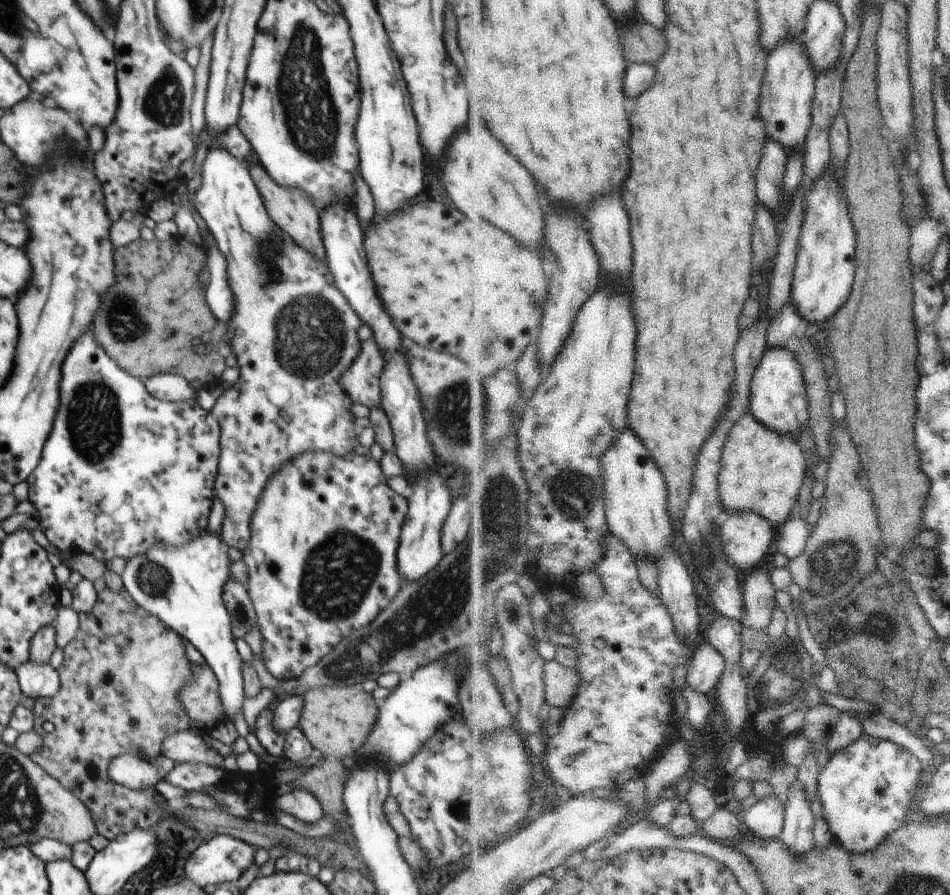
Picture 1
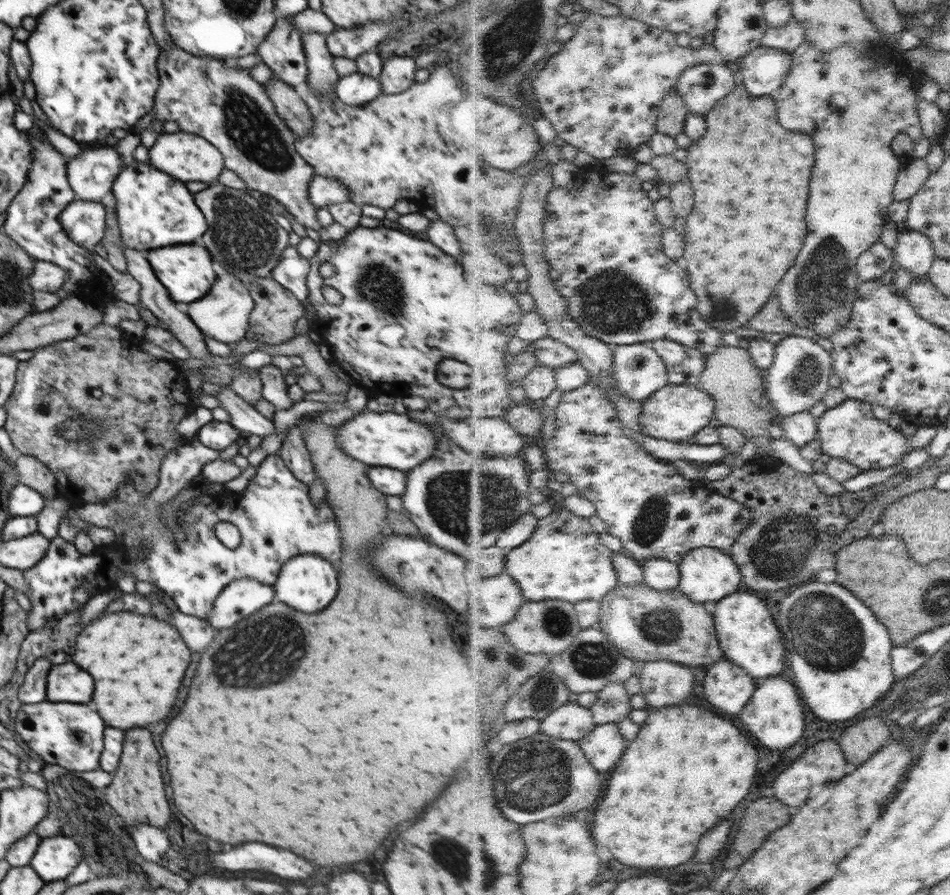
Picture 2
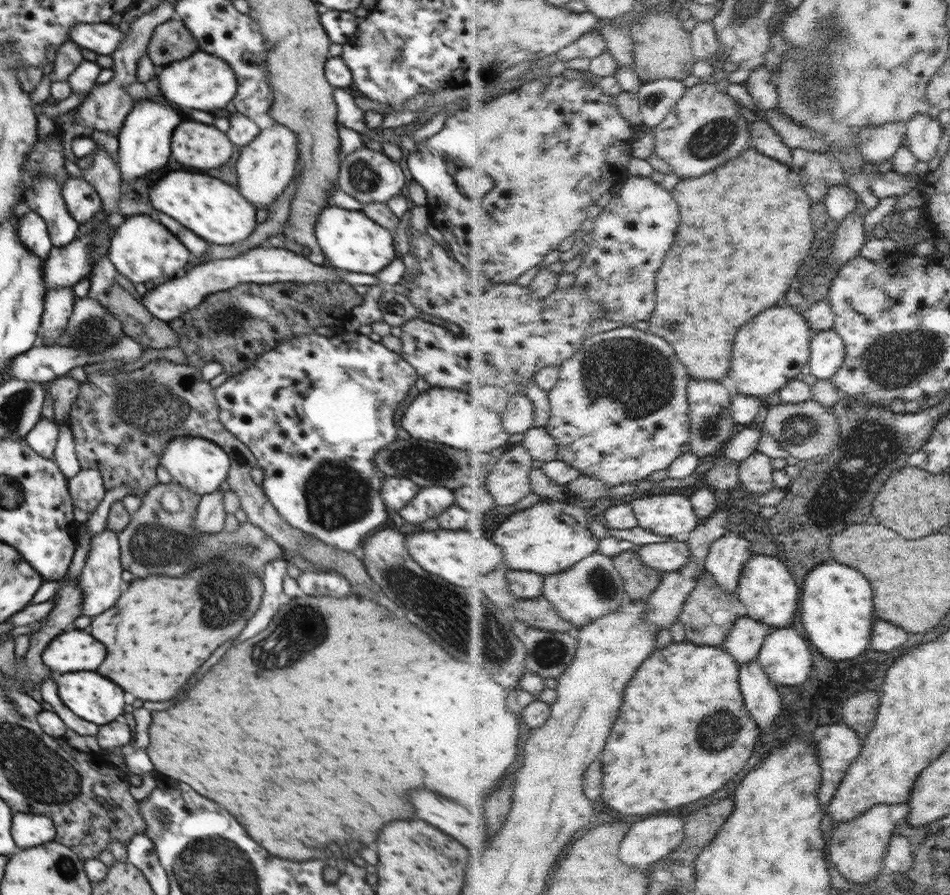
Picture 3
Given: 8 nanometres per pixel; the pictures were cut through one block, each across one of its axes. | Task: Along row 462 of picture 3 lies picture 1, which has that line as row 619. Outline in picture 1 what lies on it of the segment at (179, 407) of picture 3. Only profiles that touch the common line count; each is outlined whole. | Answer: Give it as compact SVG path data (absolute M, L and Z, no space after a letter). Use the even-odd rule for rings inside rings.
M228 581L223 588L223 601L231 618L233 637L243 637L257 624L257 614L247 587L236 581ZM105 588L104 591L97 593L95 607L90 612L79 614L79 629L74 640L63 648L63 662L59 667L58 674L61 682L59 691L50 699L38 699L34 706L34 730L43 738L43 748L34 753L30 758L38 763L50 776L58 779L64 788L67 788L74 796L77 796L88 808L93 816L96 825L96 833L101 834L109 841L113 841L120 835L125 835L134 829L150 829L155 827L164 818L164 808L155 800L156 789L144 789L143 791L133 791L116 784L108 776L107 768L109 762L118 755L126 753L130 755L142 755L151 757L161 752L163 740L175 732L190 728L190 718L184 710L183 694L189 685L194 684L196 676L192 671L193 664L186 657L184 644L181 636L173 629L168 628L158 617L155 617L145 608L139 607L134 599L128 594L126 589L112 591Z

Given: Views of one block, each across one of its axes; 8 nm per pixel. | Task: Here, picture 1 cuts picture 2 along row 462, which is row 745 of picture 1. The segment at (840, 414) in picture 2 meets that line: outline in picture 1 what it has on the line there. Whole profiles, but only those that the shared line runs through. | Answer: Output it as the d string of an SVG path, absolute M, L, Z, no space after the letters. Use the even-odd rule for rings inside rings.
M868 734L832 758L825 757L820 797L823 815L830 823L835 842L851 853L866 854L880 848L892 832L902 828L914 800L920 762L915 754L894 741Z

